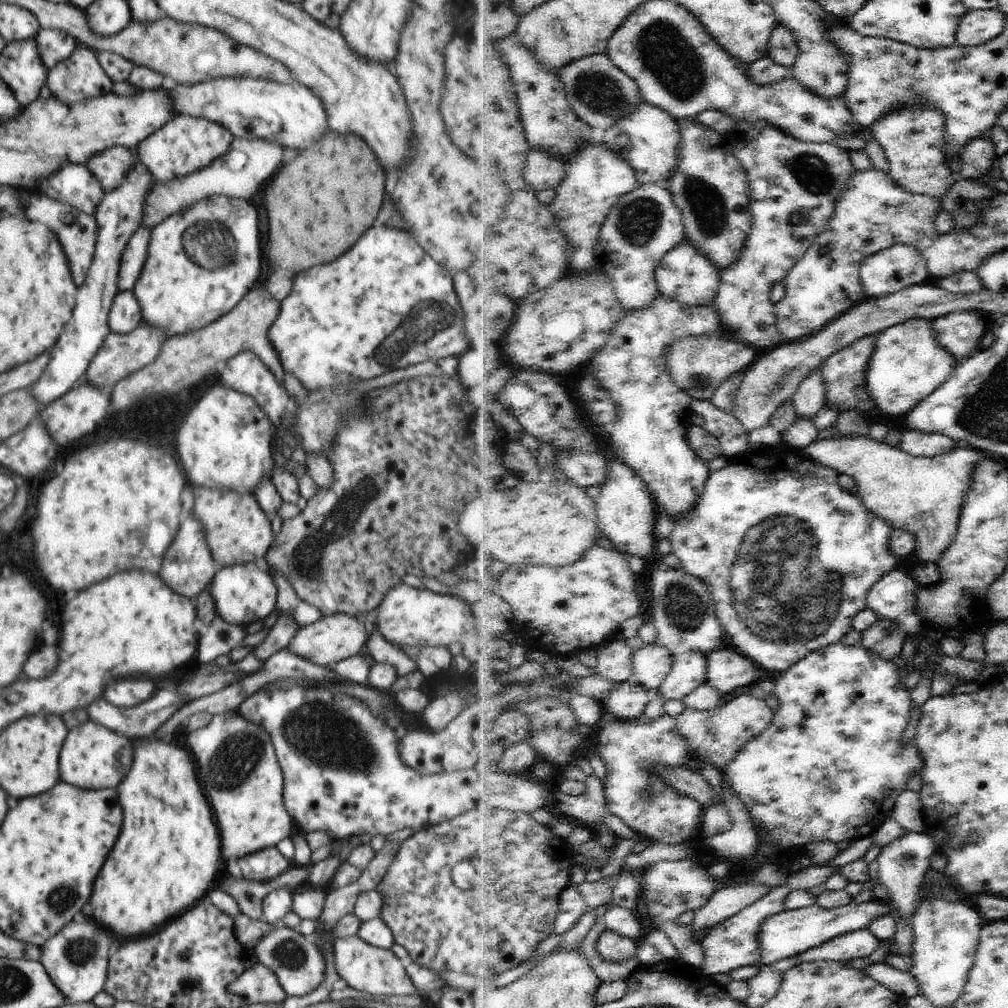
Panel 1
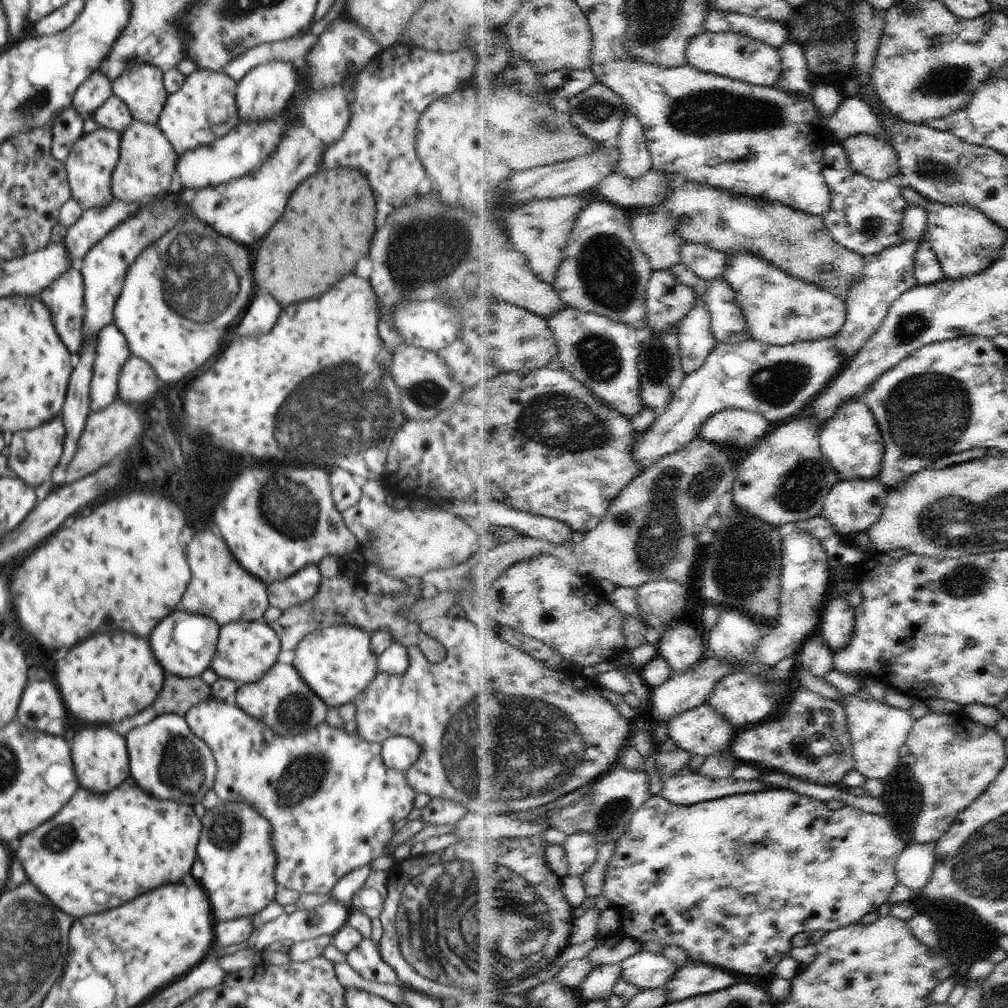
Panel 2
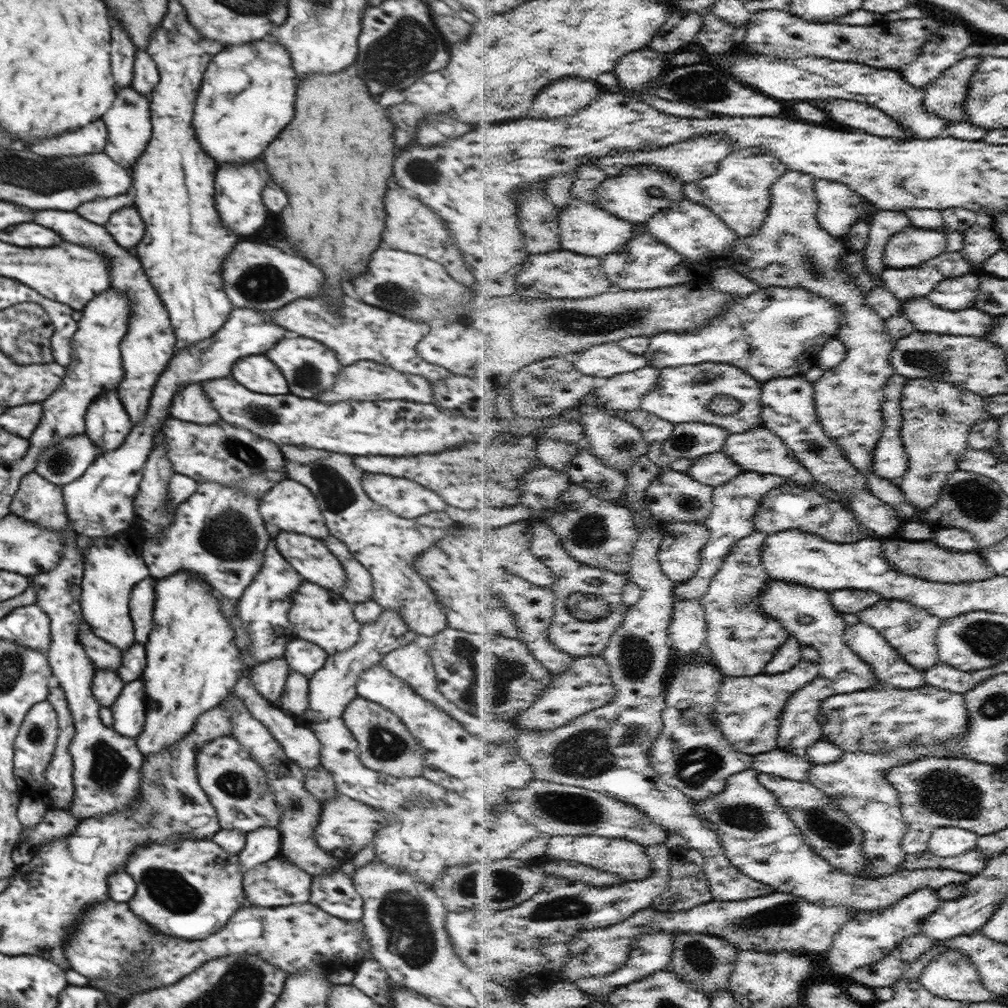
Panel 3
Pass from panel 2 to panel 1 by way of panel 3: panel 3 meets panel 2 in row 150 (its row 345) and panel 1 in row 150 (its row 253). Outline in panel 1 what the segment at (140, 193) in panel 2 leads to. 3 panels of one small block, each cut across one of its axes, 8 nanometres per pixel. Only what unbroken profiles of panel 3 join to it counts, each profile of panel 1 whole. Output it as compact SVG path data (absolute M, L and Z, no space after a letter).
M108 148L104 152L98 152L94 160L88 160L86 166L90 172L102 182L104 192L112 192L122 184L122 178L126 170L136 160L130 152L130 148Z

